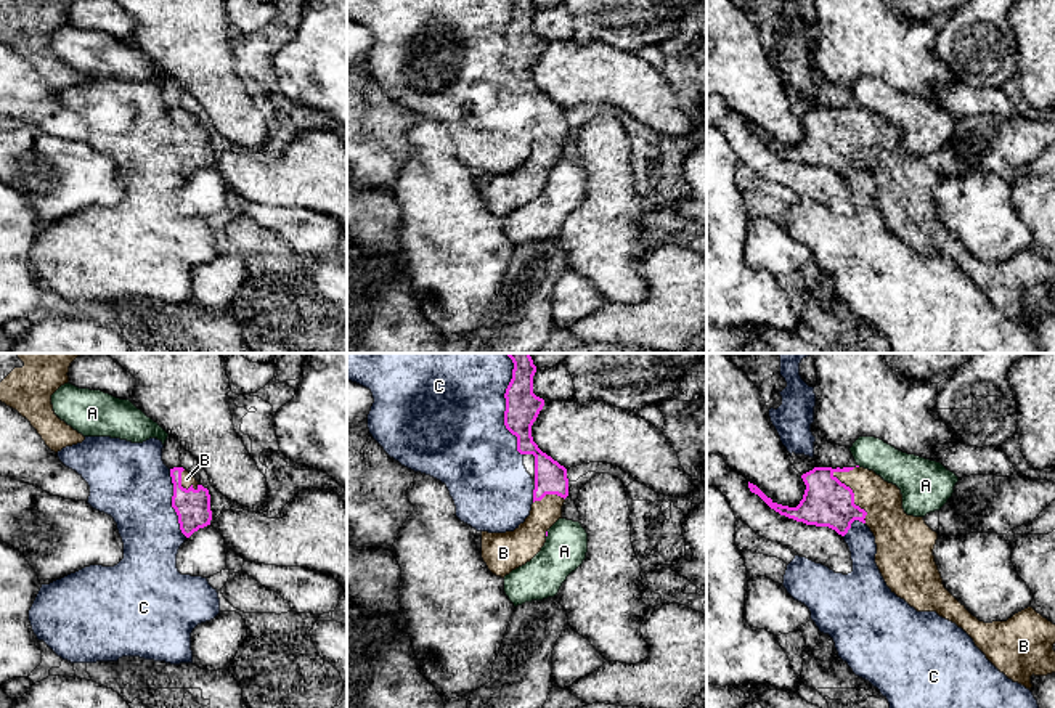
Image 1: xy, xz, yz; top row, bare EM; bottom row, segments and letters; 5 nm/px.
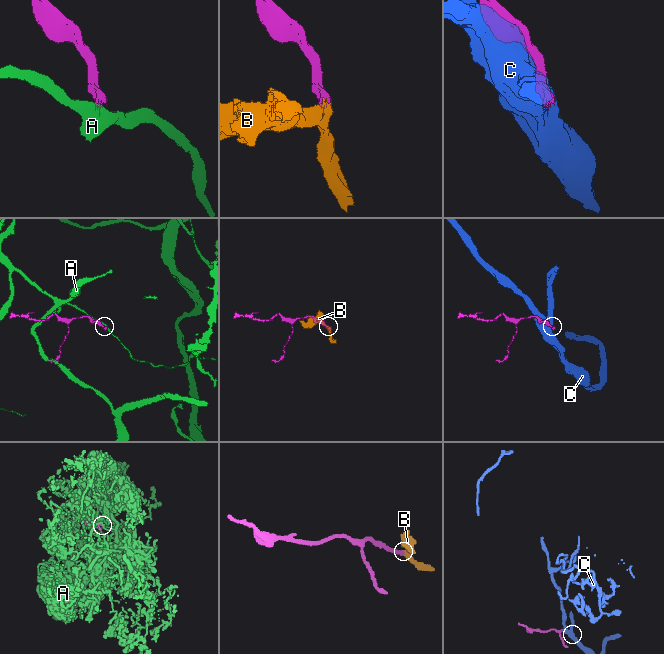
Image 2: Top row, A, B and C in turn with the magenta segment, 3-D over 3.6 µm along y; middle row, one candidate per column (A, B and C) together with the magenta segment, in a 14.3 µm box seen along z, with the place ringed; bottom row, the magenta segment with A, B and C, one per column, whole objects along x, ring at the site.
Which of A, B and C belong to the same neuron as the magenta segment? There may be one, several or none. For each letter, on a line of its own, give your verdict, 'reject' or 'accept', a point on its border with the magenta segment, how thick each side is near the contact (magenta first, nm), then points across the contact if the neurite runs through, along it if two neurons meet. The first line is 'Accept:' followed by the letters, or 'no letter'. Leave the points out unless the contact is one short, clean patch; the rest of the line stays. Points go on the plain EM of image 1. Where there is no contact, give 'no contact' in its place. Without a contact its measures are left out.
Accept: B
A: reject; contact xz (546, 175); calibres 20 and 220 nm; border xz (548, 172), (546, 177)
B: accept; contact yz (853, 137); calibres 240 and 200 nm
C: reject; contact xz (506, 48); calibres 180 and 480 nm

